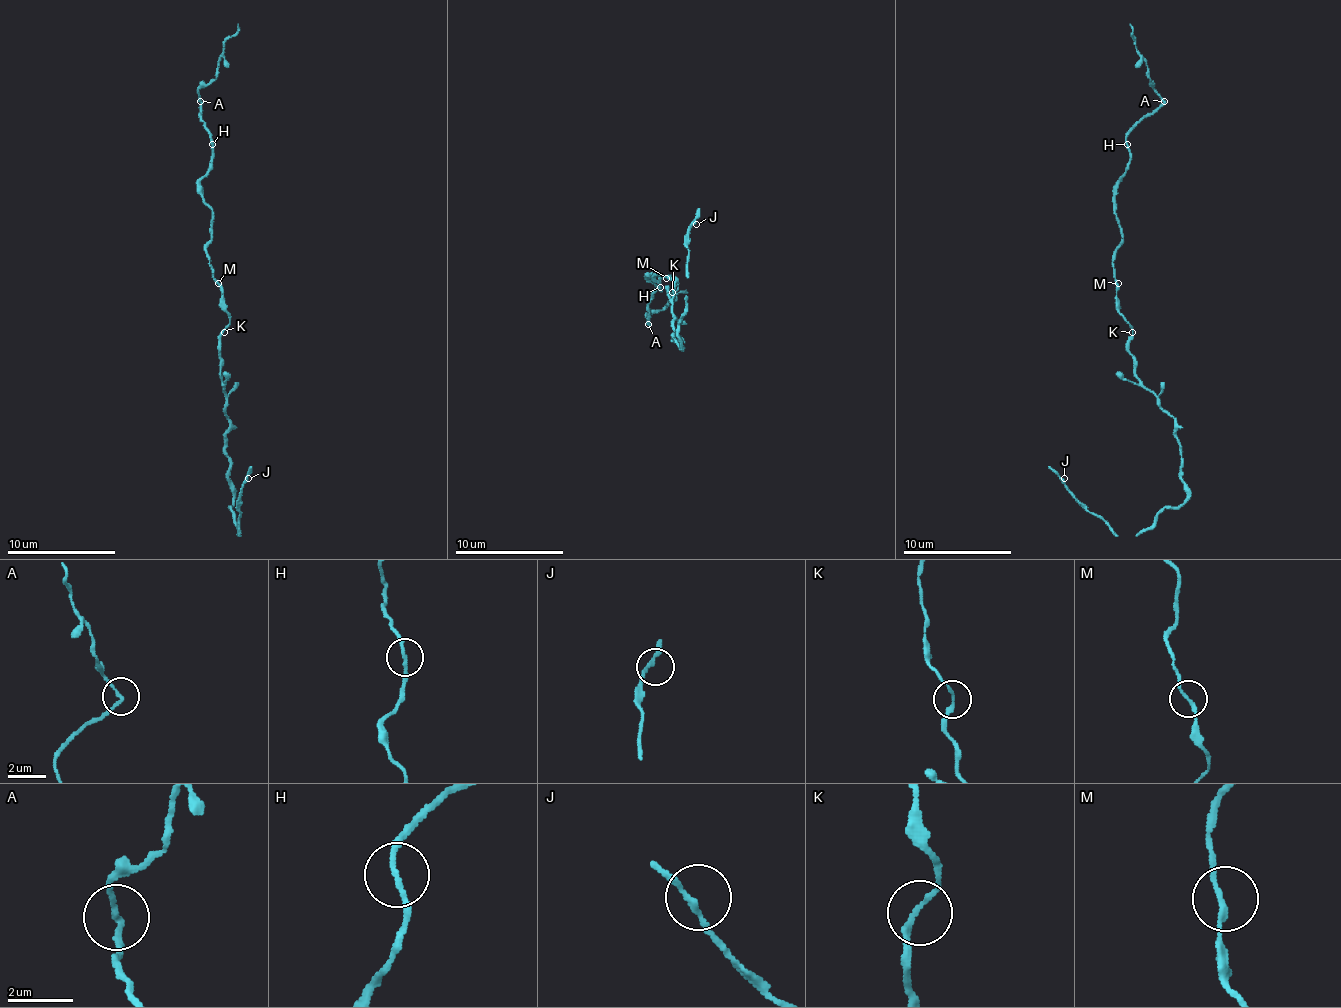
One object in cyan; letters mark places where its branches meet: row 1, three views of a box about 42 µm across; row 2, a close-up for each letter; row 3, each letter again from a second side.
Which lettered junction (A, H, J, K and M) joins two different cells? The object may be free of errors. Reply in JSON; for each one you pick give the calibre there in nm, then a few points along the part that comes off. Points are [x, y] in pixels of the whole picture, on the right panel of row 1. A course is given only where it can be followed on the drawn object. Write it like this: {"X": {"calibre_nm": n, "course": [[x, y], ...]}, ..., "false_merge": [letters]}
{"A": {"calibre_nm": 160, "course": [[1164, 101], [1148, 77], [1145, 58], [1134, 44], [1129, 23]]}, "false_merge": ["A"]}

